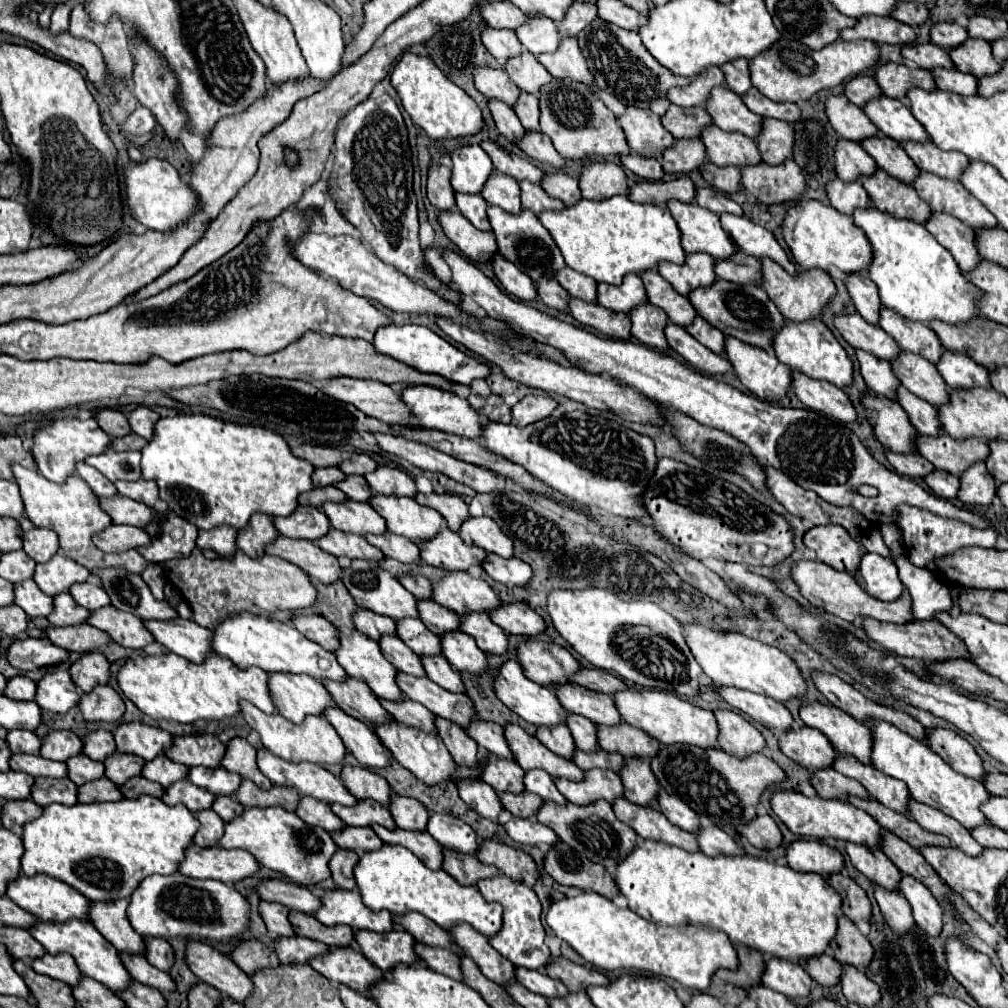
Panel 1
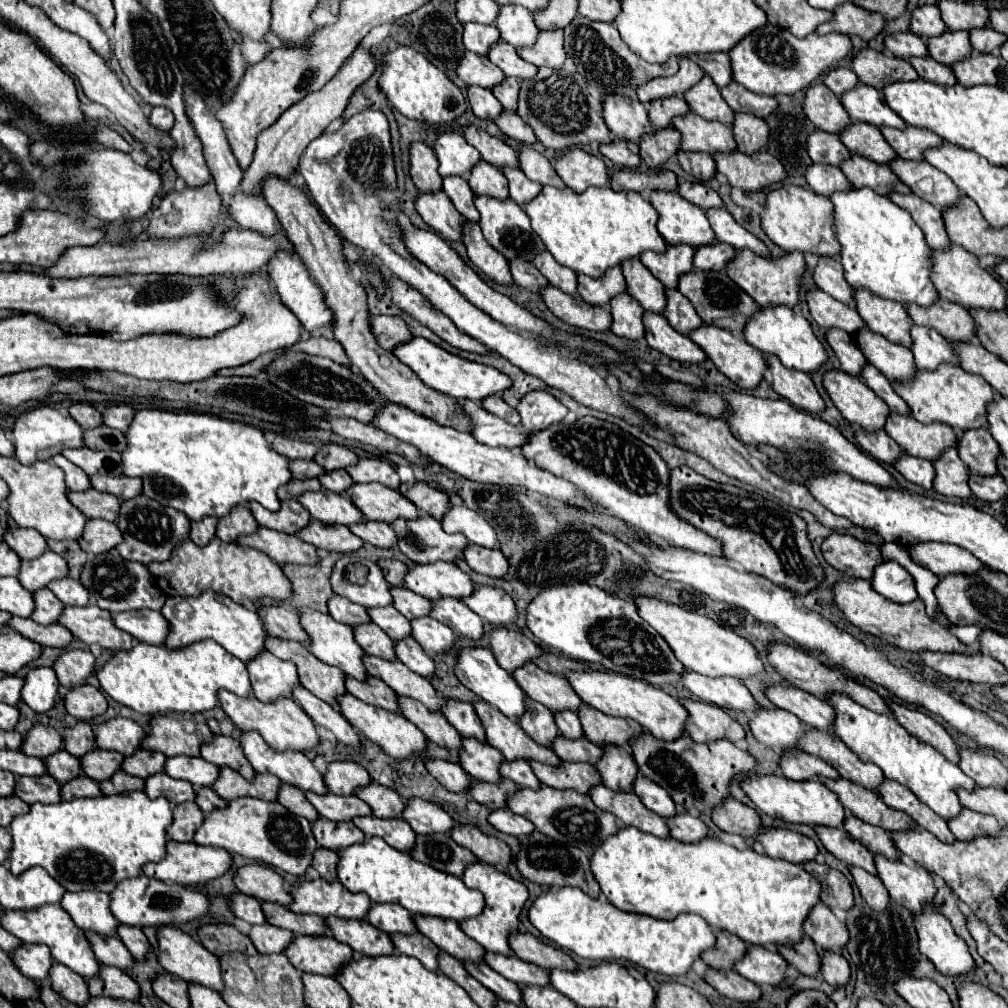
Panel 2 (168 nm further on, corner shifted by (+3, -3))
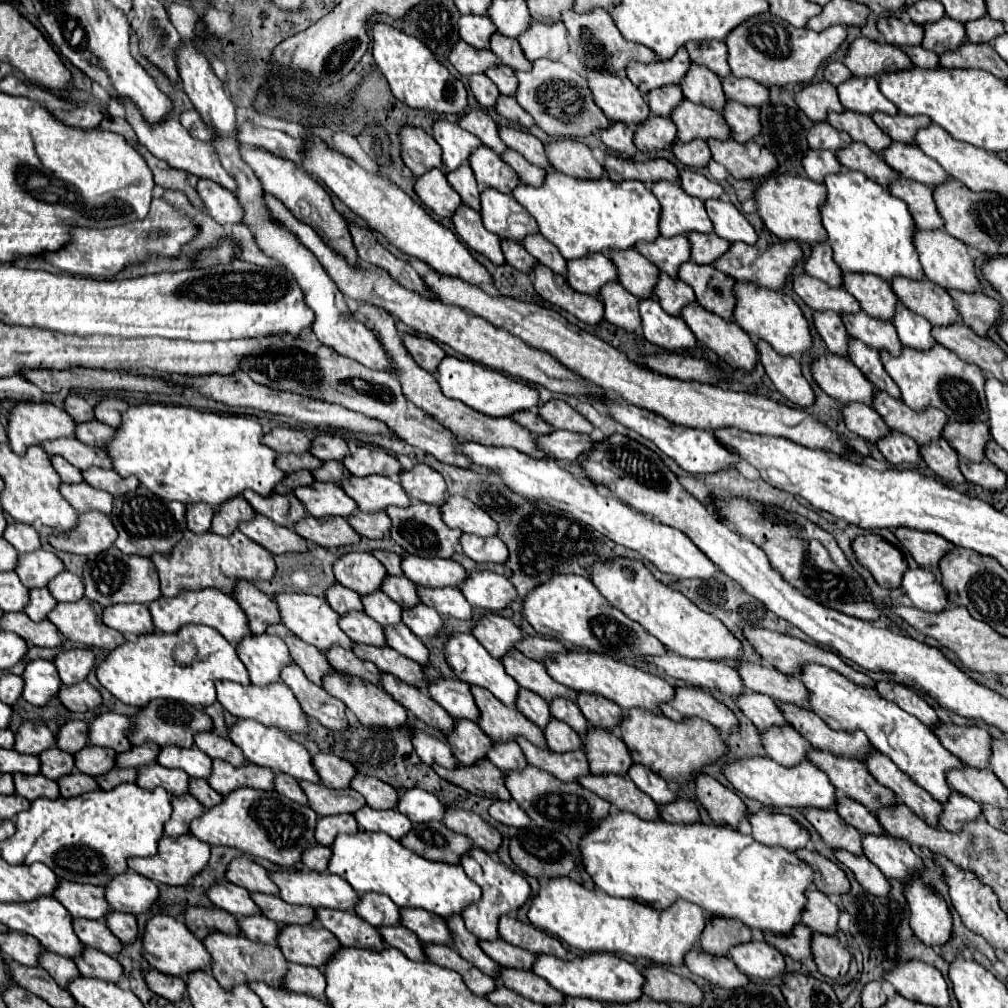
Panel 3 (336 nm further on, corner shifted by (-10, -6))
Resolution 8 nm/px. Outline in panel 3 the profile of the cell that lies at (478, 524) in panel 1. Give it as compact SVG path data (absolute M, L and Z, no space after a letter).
M447 497L447 501L441 505L441 515L451 529L483 539L497 535L497 523L465 497Z

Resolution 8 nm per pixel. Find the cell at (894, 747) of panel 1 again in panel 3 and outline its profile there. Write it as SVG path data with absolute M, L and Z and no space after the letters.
M805 665L801 681L811 691L811 711L815 711L831 729L845 733L861 729L879 753L887 755L907 777L911 777L919 787L923 787L933 799L937 799L939 803L949 801L951 785L947 783L947 773L951 769L961 769L963 763L953 753L949 753L941 745L937 735L929 731L921 721L901 711L895 703L881 699L881 695L877 695L875 689L855 685L841 673L823 665Z

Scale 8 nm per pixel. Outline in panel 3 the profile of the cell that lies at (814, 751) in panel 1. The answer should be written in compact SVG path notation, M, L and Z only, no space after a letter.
M745 693L739 697L741 711L753 721L759 731L767 731L771 727L785 727L789 725L779 703L773 701L769 695L761 693Z

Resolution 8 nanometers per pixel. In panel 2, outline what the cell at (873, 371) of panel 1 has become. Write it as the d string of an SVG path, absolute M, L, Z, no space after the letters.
M830 328L826 330L826 342L830 344L830 348L834 350L836 358L840 360L840 366L844 372L858 376L862 366L866 364L864 354L860 352L860 348L856 346L856 342L852 340L852 336L848 332L840 332L838 328Z

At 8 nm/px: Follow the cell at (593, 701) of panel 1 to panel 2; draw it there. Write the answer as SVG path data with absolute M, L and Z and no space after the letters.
M528 662L518 668L516 674L512 674L516 684L536 702L544 704L552 712L556 710L572 710L576 712L582 700L578 694L570 688L568 680L564 680L558 674L548 674L540 670L536 664Z

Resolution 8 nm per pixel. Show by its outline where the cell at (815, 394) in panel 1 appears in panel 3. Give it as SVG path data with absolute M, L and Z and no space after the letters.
M759 341L757 349L769 379L785 399L799 407L809 407L815 403L815 393L803 377L801 363L797 359L785 359L783 355L777 355L769 343Z

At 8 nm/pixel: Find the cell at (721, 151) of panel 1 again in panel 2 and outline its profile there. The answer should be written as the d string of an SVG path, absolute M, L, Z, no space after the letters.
M694 112L686 116L676 116L672 126L682 134L682 150L692 152L726 152L736 150L736 142L732 136L732 128L720 122L708 122Z

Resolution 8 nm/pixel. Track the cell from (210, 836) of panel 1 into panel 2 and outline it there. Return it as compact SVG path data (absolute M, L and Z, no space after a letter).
M188 802L188 804L176 804L172 808L172 814L174 814L174 820L168 826L168 838L178 842L186 842L186 840L190 842L194 838L196 828L204 820L202 810L194 802Z

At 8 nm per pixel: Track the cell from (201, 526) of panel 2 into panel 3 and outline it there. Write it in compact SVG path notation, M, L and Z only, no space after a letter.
M197 503L197 507L187 507L187 525L189 531L201 535L211 529L213 521L213 507L205 507L205 503Z

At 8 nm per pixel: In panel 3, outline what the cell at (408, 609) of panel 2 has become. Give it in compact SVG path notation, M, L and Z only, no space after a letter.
M387 575L381 591L385 595L389 595L395 603L399 603L403 609L413 609L413 607L421 605L419 591L417 591L415 583L411 583L407 577L391 577L391 575Z

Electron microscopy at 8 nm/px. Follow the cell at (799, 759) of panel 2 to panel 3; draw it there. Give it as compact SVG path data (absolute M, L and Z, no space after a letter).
M773 727L773 731L765 731L763 745L767 755L785 767L795 767L807 761L807 753L811 751L811 743L793 731L793 727Z

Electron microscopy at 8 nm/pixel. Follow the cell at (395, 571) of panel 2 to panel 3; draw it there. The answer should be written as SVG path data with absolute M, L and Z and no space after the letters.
M373 551L373 555L385 565L389 575L403 575L403 571L401 571L401 557L399 555L389 553L389 551Z

